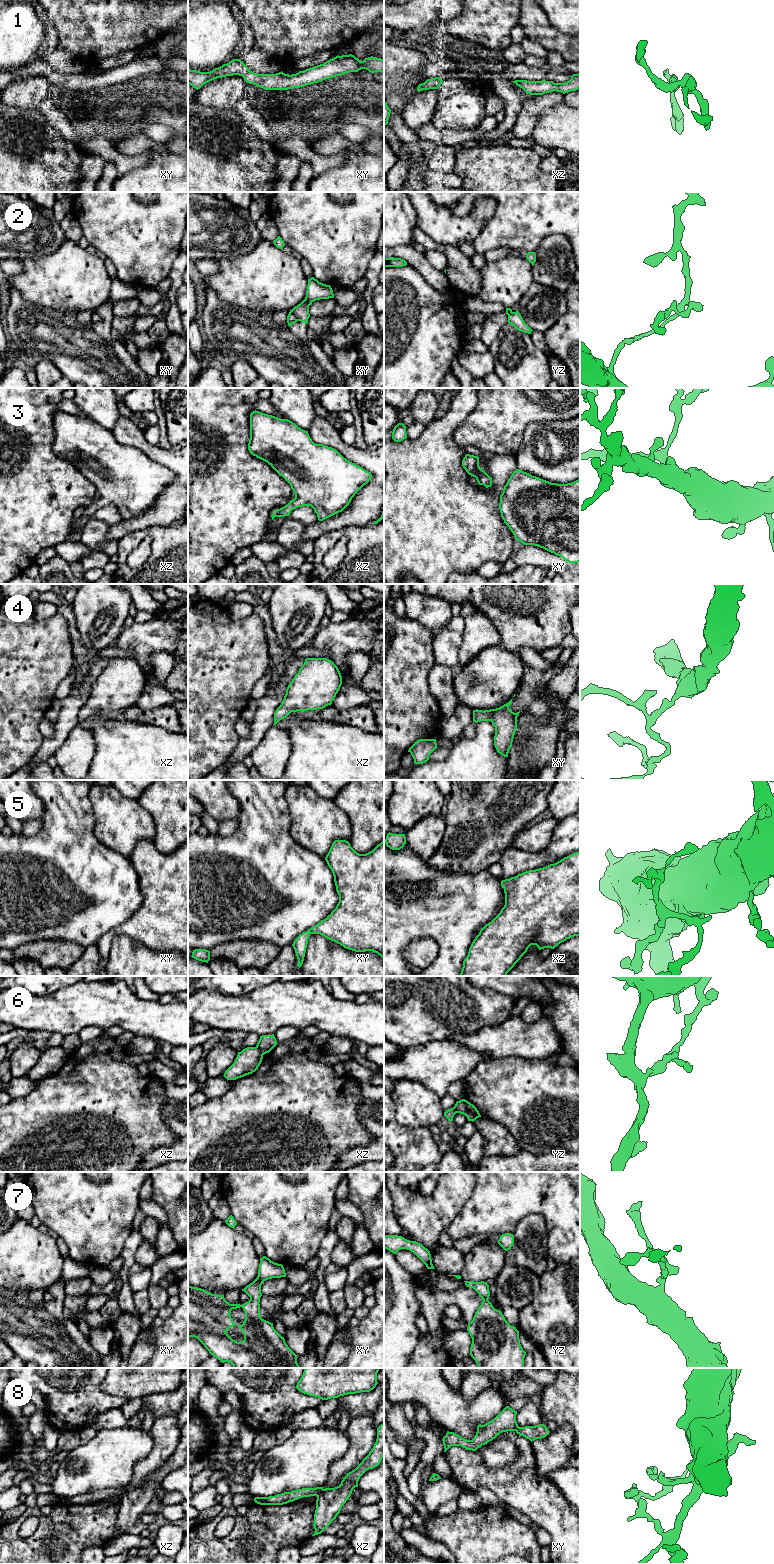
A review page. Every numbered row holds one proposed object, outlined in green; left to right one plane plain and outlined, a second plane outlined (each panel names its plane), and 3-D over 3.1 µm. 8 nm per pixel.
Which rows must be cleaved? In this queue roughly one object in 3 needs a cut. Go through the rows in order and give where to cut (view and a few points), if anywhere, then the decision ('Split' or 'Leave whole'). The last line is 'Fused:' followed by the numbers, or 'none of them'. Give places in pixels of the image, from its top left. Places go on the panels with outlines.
1: No split. Leave whole
2: Split along xy (290, 311), (298, 320). Split
3: No split. Leave whole
4: No split. Leave whole
5: No split. Leave whole
6: Split along xz (256, 1046), (263, 1054). Split
7: No split. Leave whole
8: Split along xz (323, 1489), (317, 1497). Split
Fused: 2, 6, 8

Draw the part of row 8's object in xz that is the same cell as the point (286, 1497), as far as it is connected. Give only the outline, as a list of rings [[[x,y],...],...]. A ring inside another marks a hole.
[[[323,1487],[302,1488],[291,1492],[284,1492],[275,1496],[255,1497],[254,1501],[260,1505],[283,1505],[293,1502],[303,1497],[319,1496],[323,1492]]]

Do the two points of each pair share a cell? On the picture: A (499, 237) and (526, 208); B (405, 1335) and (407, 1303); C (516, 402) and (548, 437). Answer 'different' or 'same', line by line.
A: same
B: same
C: different

